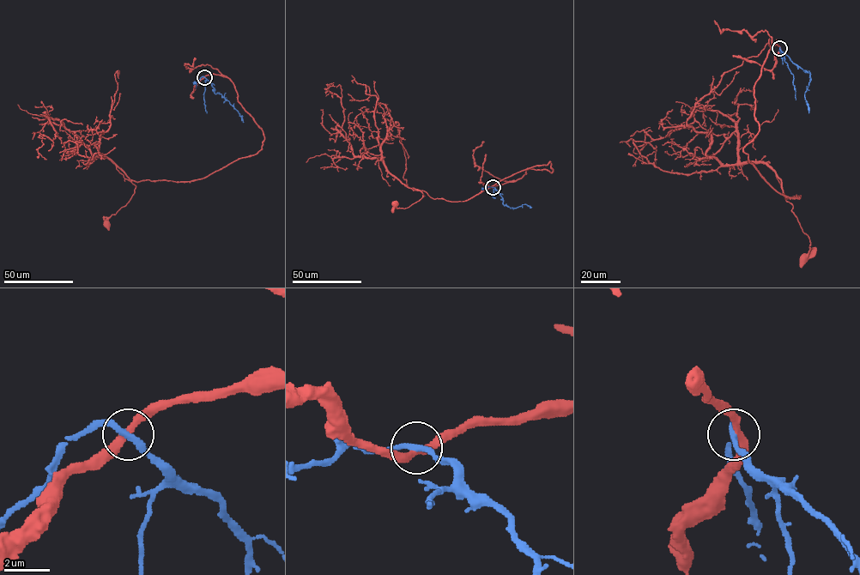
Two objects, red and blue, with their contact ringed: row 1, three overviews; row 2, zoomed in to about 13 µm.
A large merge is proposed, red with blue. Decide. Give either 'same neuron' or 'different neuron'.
different neuron

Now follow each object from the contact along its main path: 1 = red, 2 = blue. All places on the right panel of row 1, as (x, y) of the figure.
1: (779, 48), (743, 150), (801, 196), (777, 175), (802, 258)
2: (779, 48), (794, 63), (809, 73), (810, 81), (804, 97), (808, 113)

